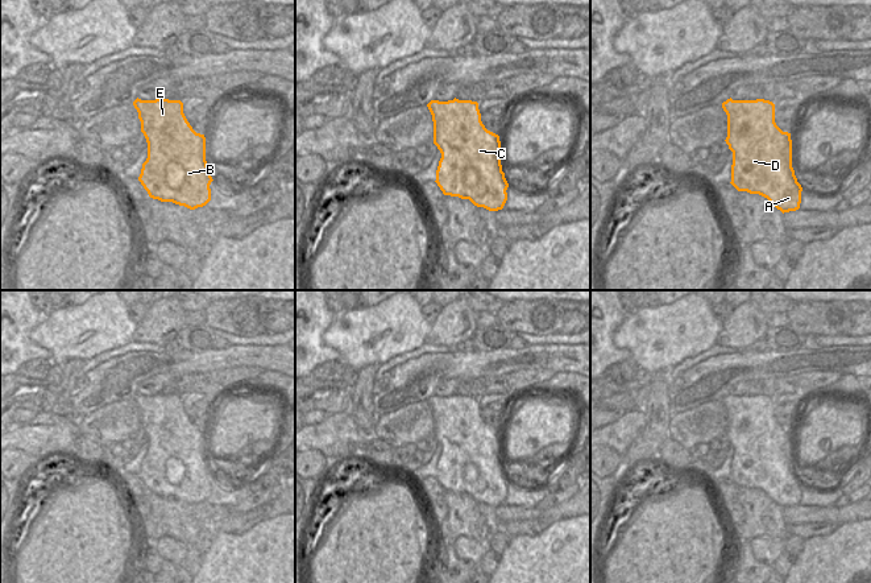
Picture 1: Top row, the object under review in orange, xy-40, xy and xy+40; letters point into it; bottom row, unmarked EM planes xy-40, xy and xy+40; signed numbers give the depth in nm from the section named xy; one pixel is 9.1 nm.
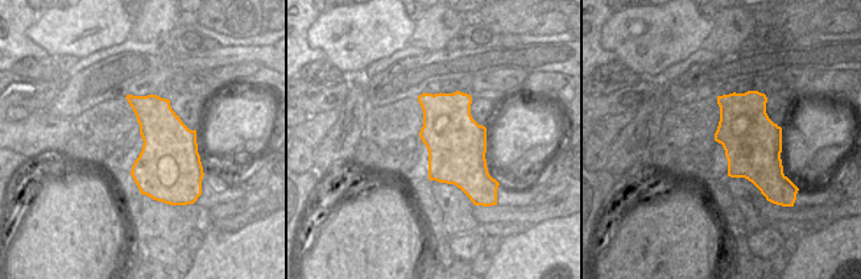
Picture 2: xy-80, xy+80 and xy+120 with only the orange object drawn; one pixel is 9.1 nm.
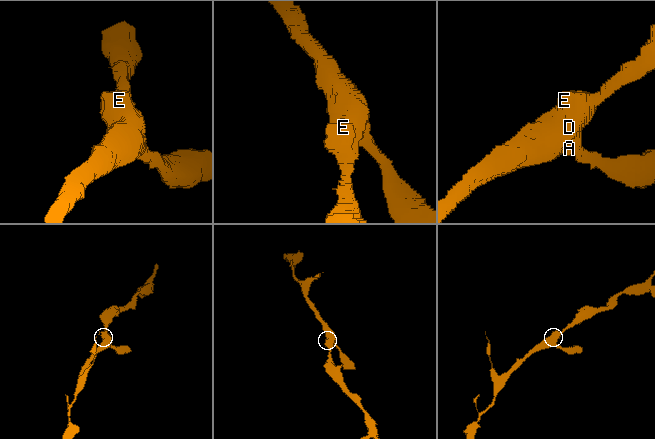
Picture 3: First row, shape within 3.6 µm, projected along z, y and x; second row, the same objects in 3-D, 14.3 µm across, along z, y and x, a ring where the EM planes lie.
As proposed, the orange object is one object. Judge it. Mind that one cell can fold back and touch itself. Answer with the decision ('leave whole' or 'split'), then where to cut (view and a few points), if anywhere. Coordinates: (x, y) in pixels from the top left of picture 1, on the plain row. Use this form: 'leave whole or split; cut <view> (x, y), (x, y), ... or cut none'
leave whole; cut none

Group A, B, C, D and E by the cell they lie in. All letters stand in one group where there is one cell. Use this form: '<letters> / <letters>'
A B C D E

